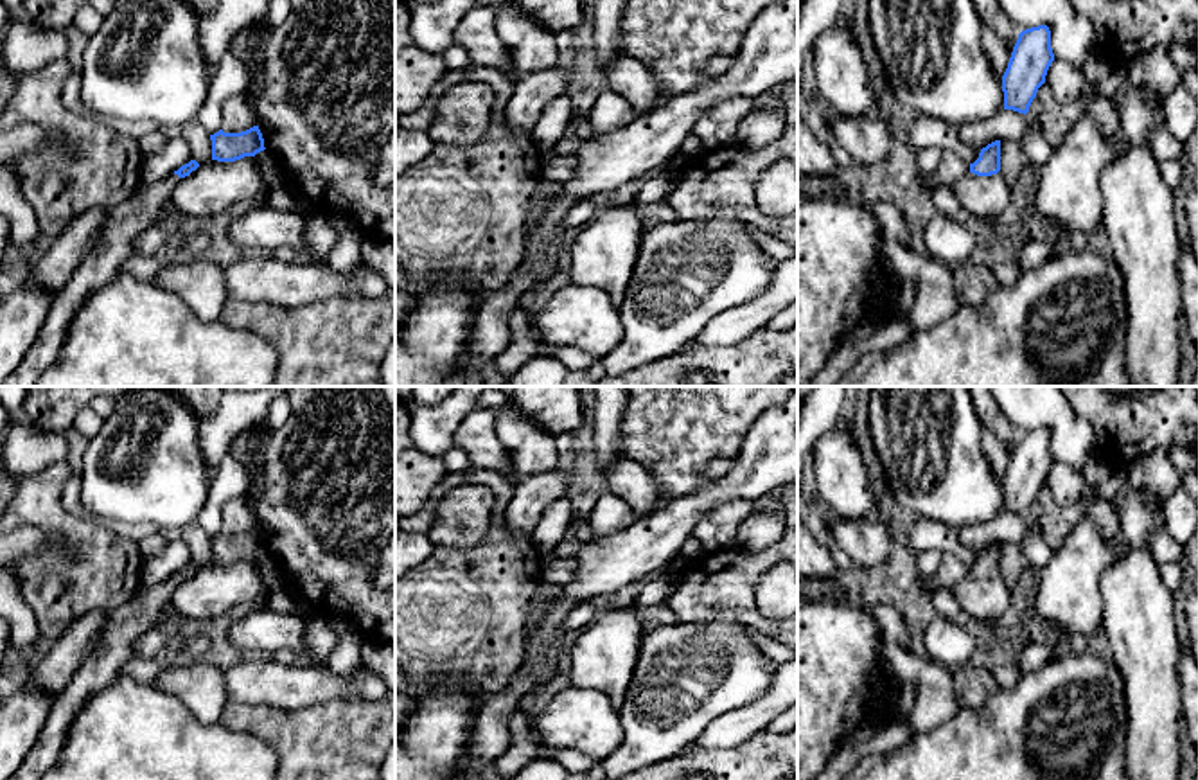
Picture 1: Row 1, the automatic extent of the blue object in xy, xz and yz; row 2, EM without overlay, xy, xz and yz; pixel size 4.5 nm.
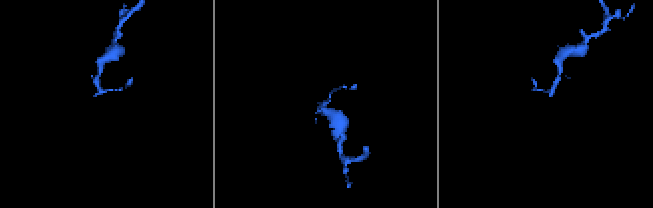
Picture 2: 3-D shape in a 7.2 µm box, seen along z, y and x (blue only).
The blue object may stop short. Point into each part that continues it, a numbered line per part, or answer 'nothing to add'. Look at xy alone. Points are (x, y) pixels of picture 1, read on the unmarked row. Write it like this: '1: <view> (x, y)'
1: xy (124, 624)

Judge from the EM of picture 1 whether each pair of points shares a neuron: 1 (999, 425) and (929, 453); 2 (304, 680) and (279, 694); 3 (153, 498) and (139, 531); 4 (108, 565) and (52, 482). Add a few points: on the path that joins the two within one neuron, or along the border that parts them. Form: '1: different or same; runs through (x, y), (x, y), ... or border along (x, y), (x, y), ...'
1: different; border along (972, 405), (985, 428)
2: same; runs through (299, 685), (284, 689)
3: different; border along (101, 516), (151, 522), (160, 529)
4: same; runs through (88, 545), (52, 509), (52, 502)

